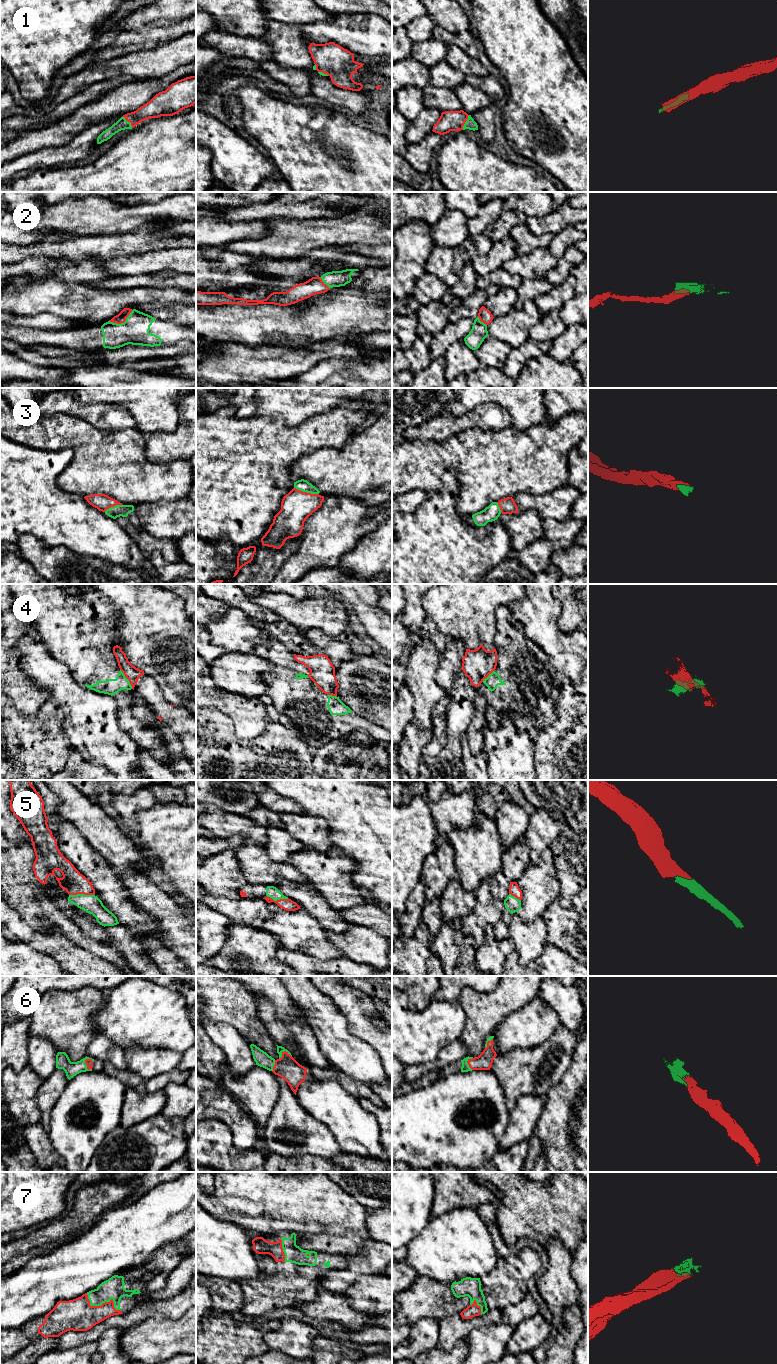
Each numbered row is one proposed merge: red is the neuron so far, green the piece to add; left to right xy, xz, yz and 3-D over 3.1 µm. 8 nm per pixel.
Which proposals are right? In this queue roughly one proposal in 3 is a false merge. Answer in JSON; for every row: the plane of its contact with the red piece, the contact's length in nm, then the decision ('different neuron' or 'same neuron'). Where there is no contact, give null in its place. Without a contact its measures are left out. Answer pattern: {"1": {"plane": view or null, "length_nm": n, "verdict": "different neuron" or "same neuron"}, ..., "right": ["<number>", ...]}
{"1": {"plane": "xy", "length_nm": 130, "verdict": "same neuron"}, "2": {"plane": "xy", "length_nm": 220, "verdict": "same neuron"}, "3": {"plane": "xz", "length_nm": 200, "verdict": "same neuron"}, "4": {"plane": "xy", "length_nm": 190, "verdict": "different neuron"}, "5": {"plane": "xy", "length_nm": 200, "verdict": "same neuron"}, "6": {"plane": "xy", "length_nm": 110, "verdict": "same neuron"}, "7": {"plane": "xy", "length_nm": 320, "verdict": "same neuron"}, "right": ["1", "2", "3", "5", "6", "7"]}

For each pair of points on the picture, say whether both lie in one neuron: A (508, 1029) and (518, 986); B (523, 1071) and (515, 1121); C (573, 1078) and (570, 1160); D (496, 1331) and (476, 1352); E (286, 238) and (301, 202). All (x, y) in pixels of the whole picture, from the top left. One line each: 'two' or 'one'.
A: two
B: two
C: one
D: one
E: two

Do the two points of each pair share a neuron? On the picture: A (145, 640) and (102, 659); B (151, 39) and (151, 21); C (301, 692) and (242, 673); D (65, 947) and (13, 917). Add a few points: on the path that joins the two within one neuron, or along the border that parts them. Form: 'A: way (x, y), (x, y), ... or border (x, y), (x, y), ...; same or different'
A: border (115, 621), (114, 632), (123, 643); different
B: border (174, 24), (155, 27), (145, 32), (128, 32); different
C: border (270, 671), (262, 675), (265, 685), (264, 693); different
D: way (52, 943), (40, 942), (25, 930); same

